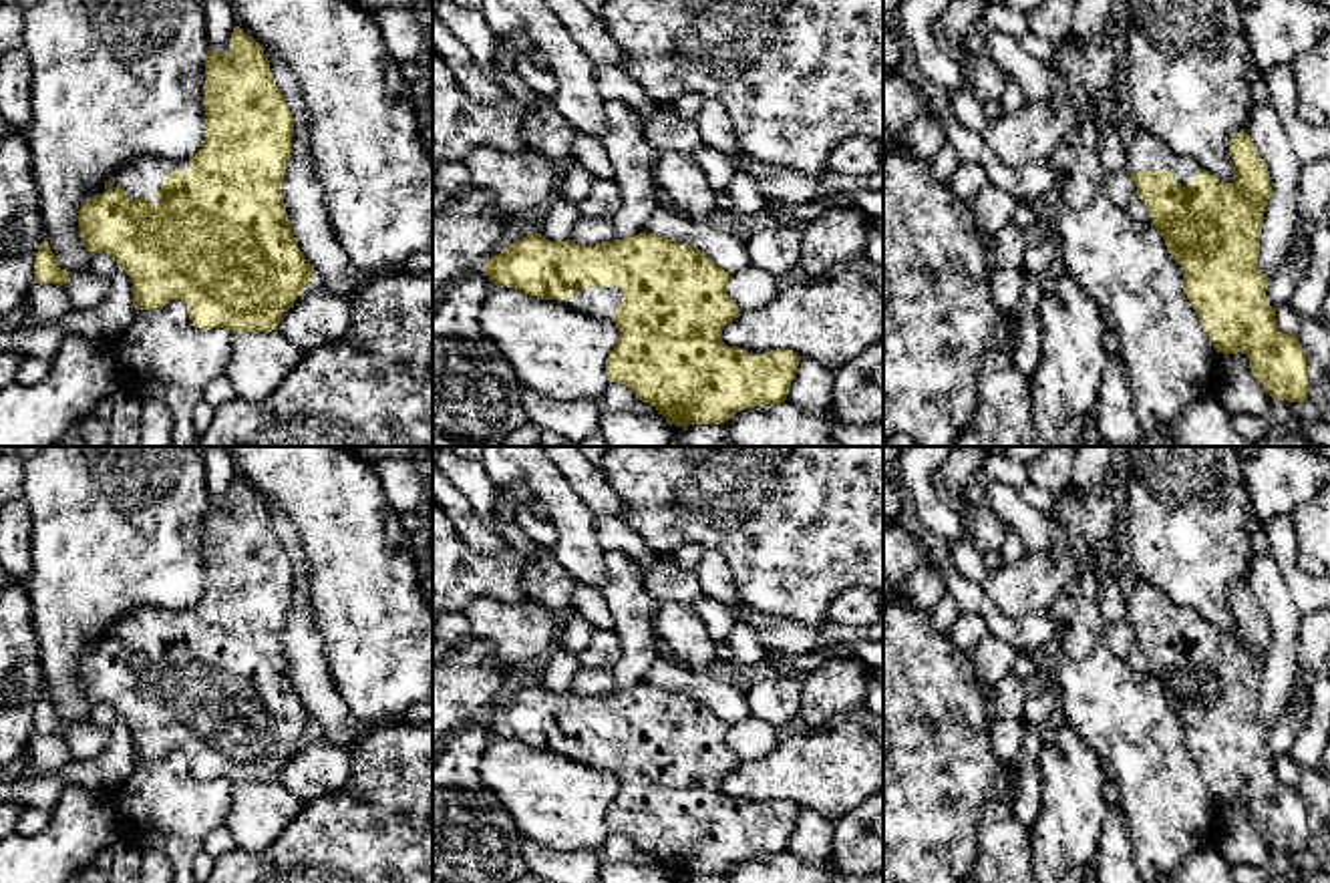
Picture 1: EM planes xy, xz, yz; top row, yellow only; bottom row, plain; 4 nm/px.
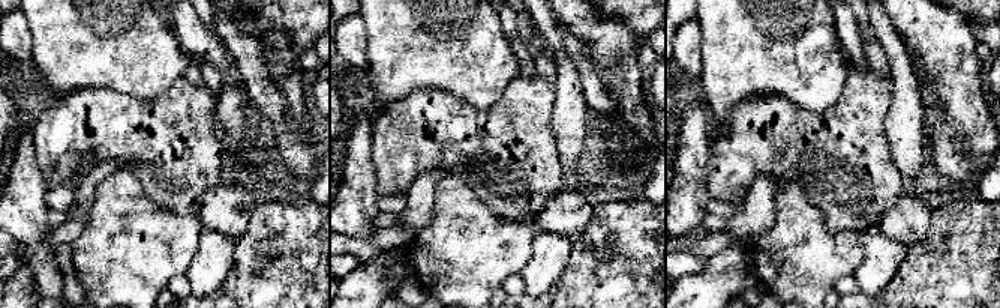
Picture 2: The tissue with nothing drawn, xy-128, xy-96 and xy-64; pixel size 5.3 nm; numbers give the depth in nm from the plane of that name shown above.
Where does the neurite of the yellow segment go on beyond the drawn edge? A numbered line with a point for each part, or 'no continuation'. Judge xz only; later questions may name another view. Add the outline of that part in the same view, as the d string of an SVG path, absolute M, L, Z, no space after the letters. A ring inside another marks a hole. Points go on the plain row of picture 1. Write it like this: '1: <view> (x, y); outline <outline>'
1: xz (598, 753); outline M584 738L573 744L573 750L563 750L563 756L569 756L577 762L584 762L592 768L612 772L612 764L618 754L624 750L622 738Z

